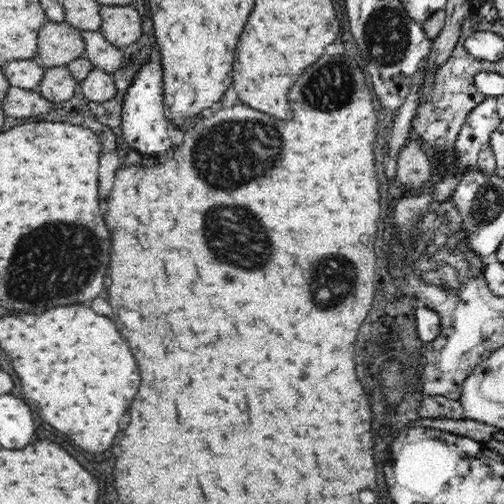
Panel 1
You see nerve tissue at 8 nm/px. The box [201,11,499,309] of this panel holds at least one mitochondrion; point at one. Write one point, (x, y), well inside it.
(439, 264)

